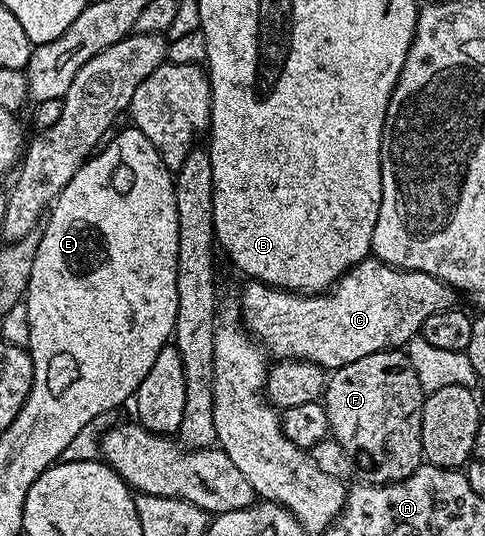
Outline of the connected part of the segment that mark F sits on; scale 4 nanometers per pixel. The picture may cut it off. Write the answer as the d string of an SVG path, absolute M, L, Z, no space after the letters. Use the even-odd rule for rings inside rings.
M401 349L363 355L363 359L355 359L355 363L332 370L323 394L328 432L368 484L402 481L423 464L421 408L426 396L419 387L408 352Z

